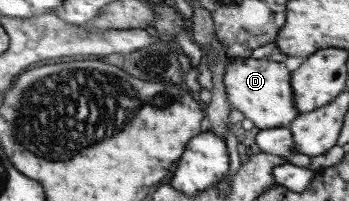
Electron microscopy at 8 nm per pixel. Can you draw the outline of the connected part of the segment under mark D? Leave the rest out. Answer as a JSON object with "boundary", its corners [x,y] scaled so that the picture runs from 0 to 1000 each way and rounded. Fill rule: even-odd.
{"boundary":[[[679,289],[650,294],[642,378],[645,438],[668,542],[685,542],[739,642],[828,632],[862,567],[845,507],[840,353],[814,308],[765,294]]]}

